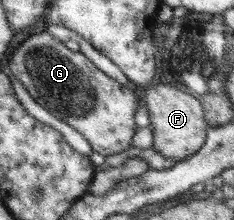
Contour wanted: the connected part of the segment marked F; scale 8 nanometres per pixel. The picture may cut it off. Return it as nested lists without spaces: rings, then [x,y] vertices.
[[[155,84],[146,88],[143,108],[153,125],[153,148],[161,155],[178,161],[191,156],[204,144],[210,125],[205,121],[201,102],[169,84]]]

